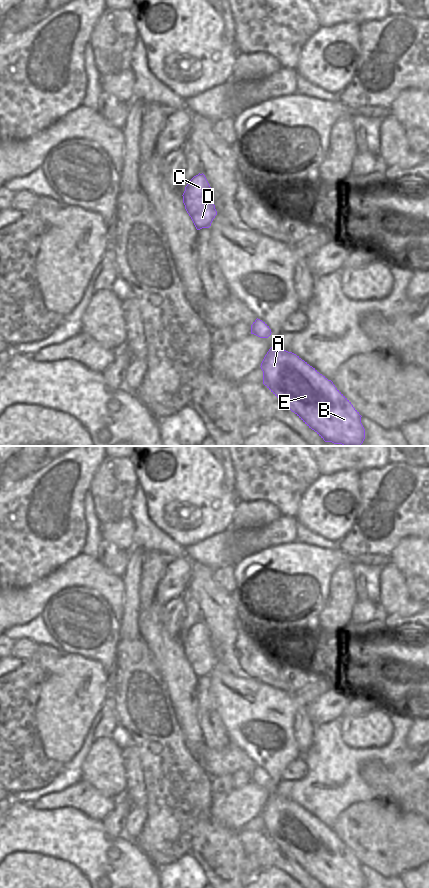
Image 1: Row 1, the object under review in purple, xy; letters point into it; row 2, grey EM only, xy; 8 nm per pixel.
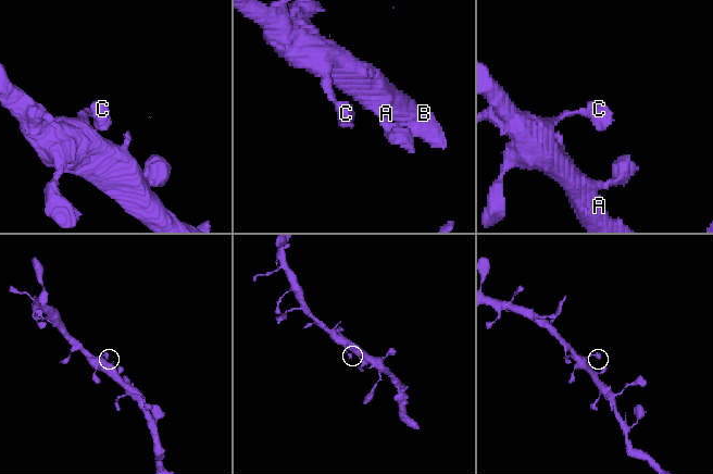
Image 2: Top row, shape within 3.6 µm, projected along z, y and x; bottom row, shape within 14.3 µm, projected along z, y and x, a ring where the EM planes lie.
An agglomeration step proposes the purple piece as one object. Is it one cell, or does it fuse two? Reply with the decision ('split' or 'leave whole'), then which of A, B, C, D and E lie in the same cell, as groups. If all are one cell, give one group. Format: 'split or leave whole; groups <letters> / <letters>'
leave whole; groups A B C D E

